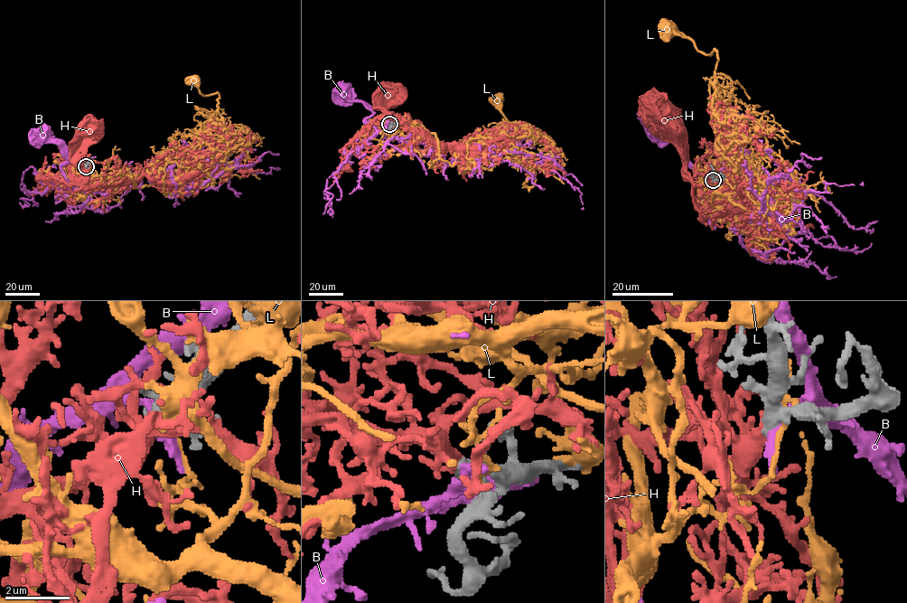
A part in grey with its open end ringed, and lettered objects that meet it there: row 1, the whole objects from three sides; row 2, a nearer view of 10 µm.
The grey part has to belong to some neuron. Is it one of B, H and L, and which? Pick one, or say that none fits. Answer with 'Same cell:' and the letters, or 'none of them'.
Same cell: H

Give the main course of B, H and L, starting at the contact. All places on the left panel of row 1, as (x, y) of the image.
B: (86, 166), (78, 172), (75, 188), (61, 167), (69, 157), (52, 138), (41, 133)
H: (85, 166), (74, 174), (84, 183), (82, 156), (87, 128)
L: (87, 166), (94, 175), (133, 174), (216, 143), (226, 130), (218, 109), (219, 94), (203, 95), (192, 81)

